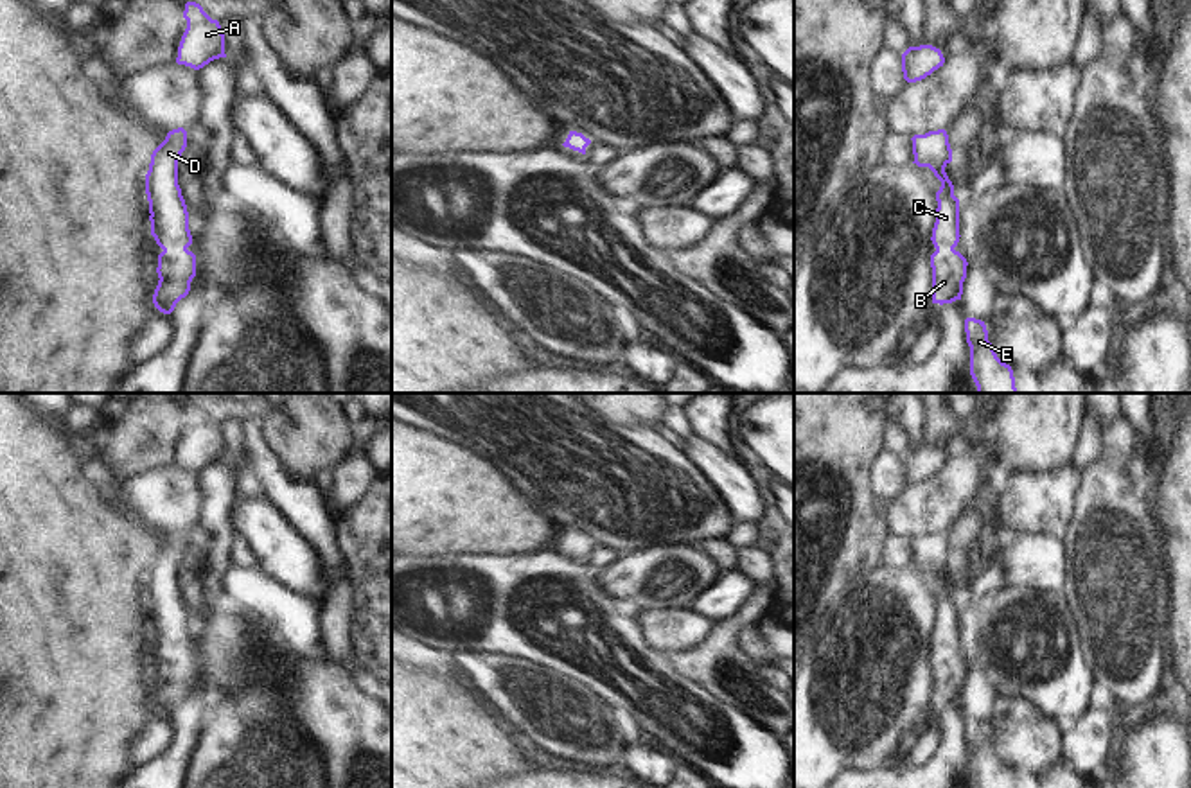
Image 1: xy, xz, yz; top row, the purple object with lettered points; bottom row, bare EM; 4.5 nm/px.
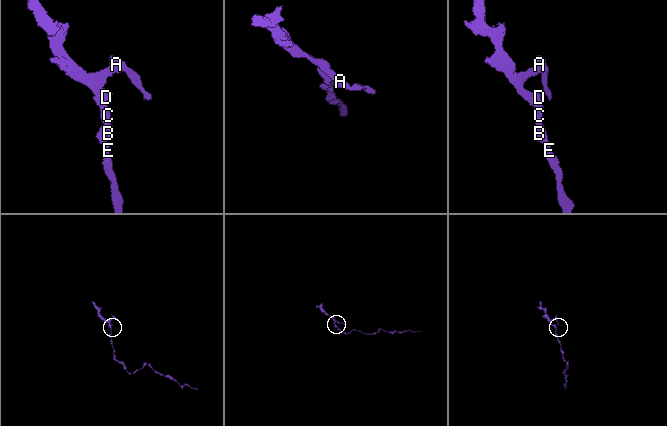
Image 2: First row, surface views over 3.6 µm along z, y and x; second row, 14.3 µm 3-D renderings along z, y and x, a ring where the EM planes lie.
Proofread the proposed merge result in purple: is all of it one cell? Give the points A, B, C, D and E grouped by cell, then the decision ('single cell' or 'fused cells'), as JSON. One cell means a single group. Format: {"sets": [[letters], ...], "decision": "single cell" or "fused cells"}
{"sets": [["A", "B", "C", "D", "E"]], "decision": "single cell"}

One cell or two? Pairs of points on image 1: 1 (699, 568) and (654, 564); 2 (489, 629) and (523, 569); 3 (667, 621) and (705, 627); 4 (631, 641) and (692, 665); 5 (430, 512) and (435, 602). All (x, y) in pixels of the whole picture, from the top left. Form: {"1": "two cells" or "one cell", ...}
{"1": "one cell", "2": "one cell", "3": "one cell", "4": "two cells", "5": "two cells"}

